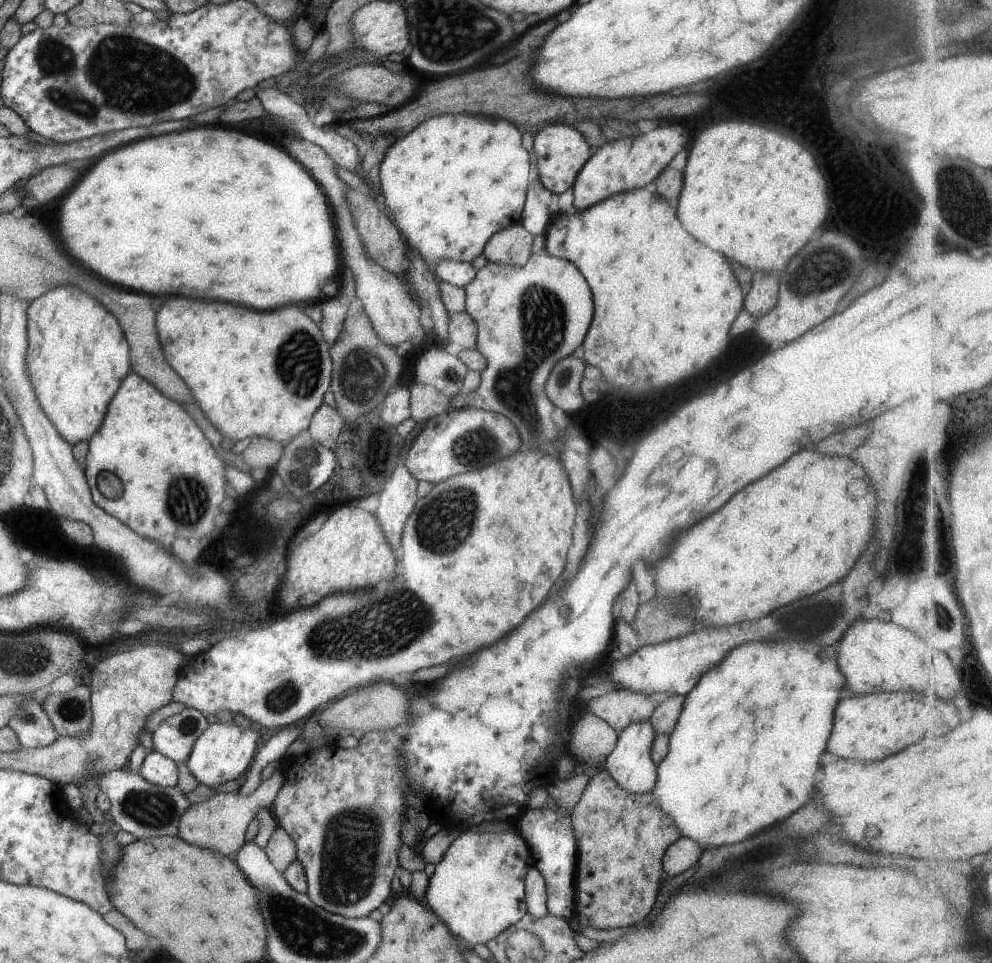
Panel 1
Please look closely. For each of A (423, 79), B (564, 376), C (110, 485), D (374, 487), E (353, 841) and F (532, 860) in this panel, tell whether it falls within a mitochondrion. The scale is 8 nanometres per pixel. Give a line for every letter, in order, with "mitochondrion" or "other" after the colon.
A: other
B: mitochondrion
C: mitochondrion
D: other
E: mitochondrion
F: other

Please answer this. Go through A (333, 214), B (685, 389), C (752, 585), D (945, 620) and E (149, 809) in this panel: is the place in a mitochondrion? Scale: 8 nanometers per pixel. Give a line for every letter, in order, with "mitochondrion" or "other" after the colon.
A: other
B: other
C: other
D: other
E: mitochondrion

